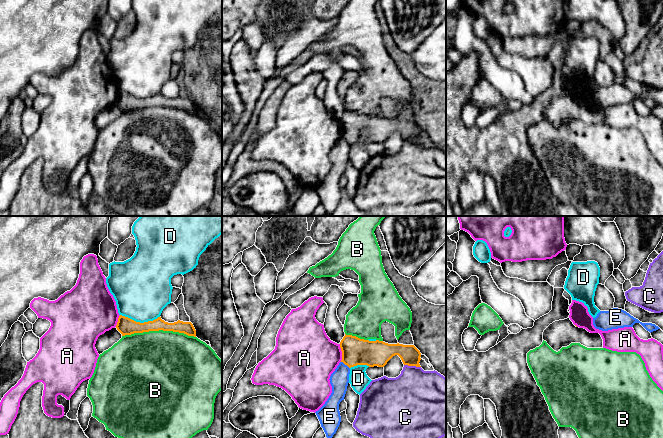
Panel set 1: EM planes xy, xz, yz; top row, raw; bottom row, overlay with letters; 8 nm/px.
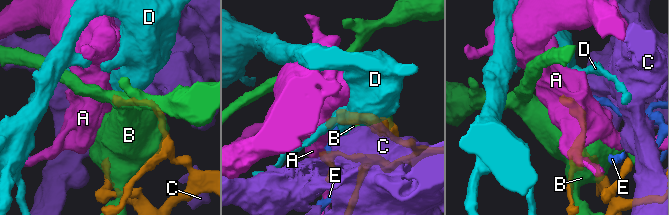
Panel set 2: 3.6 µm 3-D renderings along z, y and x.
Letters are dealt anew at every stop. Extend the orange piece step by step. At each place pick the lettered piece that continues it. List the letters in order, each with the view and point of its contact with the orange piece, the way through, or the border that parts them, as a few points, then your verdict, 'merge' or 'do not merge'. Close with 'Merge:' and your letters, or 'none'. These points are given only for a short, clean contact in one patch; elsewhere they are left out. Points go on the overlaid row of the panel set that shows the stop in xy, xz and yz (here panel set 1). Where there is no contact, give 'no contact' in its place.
A: xz (342, 353) | along xz (339, 344), (341, 361) | do not merge
B: xy (159, 329) | do not merge
C: xz (412, 365) | along xz (404, 364), (420, 367) | do not merge
D: xy (139, 322) | along xy (120, 314), (140, 322), (152, 321), (159, 317) | do not merge
E: xz (345, 364) | along xz (341, 361), (349, 368) | do not merge
Merge: none

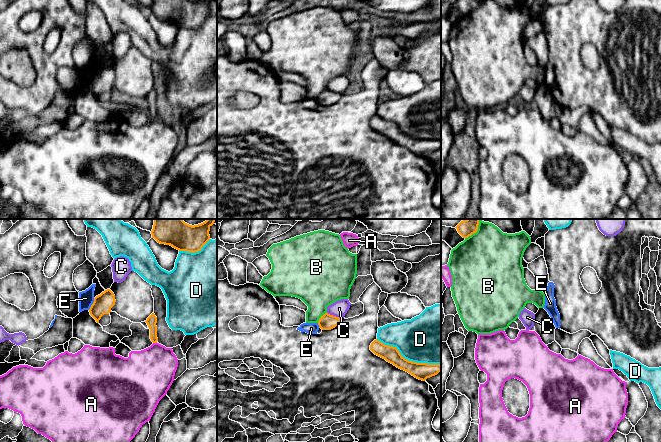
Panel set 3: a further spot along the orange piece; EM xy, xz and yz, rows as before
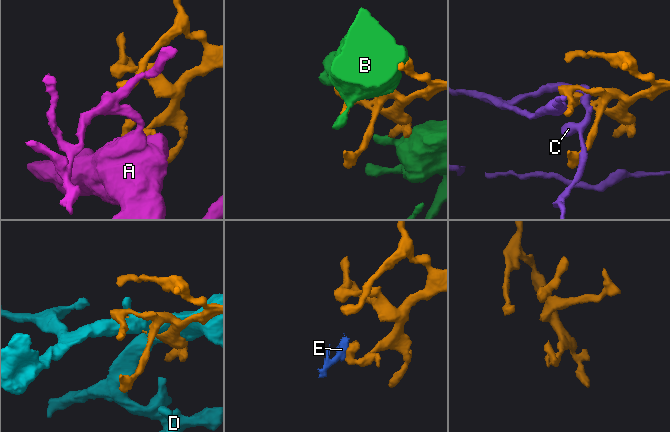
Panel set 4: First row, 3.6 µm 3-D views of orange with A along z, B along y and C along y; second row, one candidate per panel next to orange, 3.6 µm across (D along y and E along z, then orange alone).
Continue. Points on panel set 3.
A: xy (155, 342) | along xy (153, 342), (156, 343) | do not merge
B: xz (321, 317) | do not merge
C: xz (335, 316) | do not merge
D: xz (408, 360) | do not merge
E: xy (92, 304) | along xy (94, 298), (88, 309) | do not merge
Merge: none

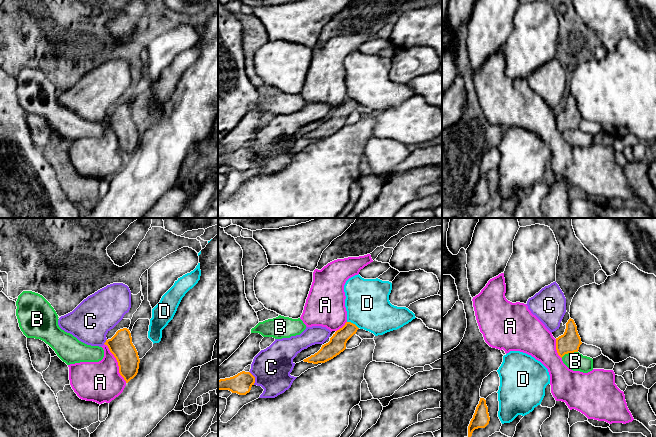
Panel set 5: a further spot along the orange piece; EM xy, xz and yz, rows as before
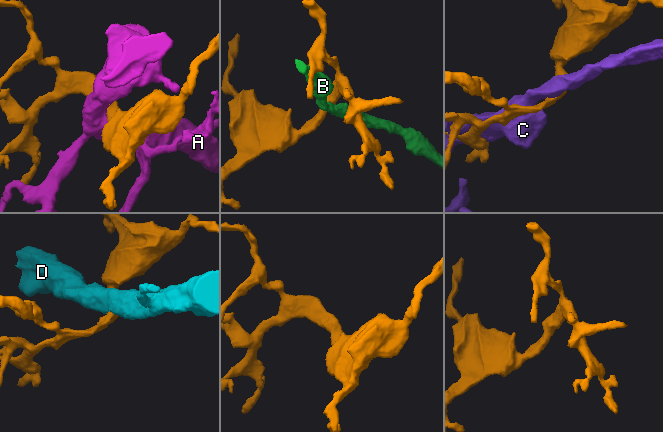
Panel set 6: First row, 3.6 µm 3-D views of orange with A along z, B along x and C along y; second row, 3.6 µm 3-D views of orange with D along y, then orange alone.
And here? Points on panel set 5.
A: xy (118, 363) | along xy (104, 343), (115, 358), (118, 372), (126, 382) | do not merge
B: yz (569, 352) | do not merge
C: xz (254, 378) | do not merge
D: xz (353, 324) | do not merge
Merge: none

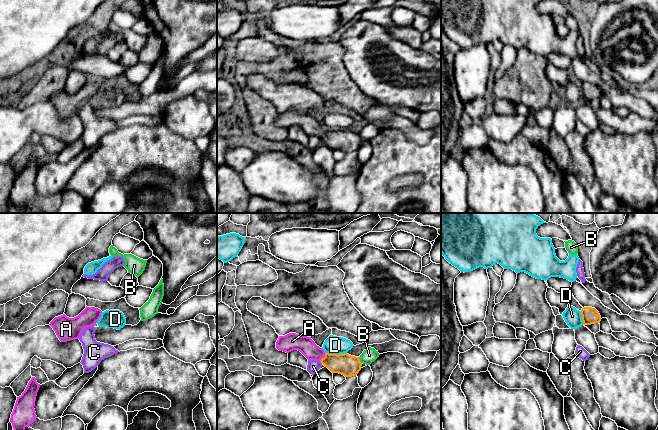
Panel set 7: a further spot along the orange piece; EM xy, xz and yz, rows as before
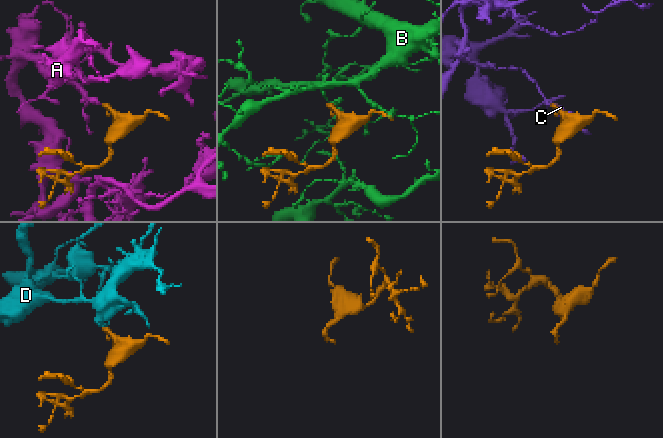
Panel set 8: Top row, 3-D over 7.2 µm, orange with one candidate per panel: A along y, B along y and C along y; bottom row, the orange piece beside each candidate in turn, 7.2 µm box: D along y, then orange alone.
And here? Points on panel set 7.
A: xz (324, 357) | across xz (345, 364), (335, 363), (324, 357), (312, 352), (304, 344) | merge
B: xz (359, 360) | do not merge
C: xz (321, 362) | do not merge
D: xz (336, 354) | along xz (326, 352), (334, 354), (346, 353) | do not merge
Merge: A

